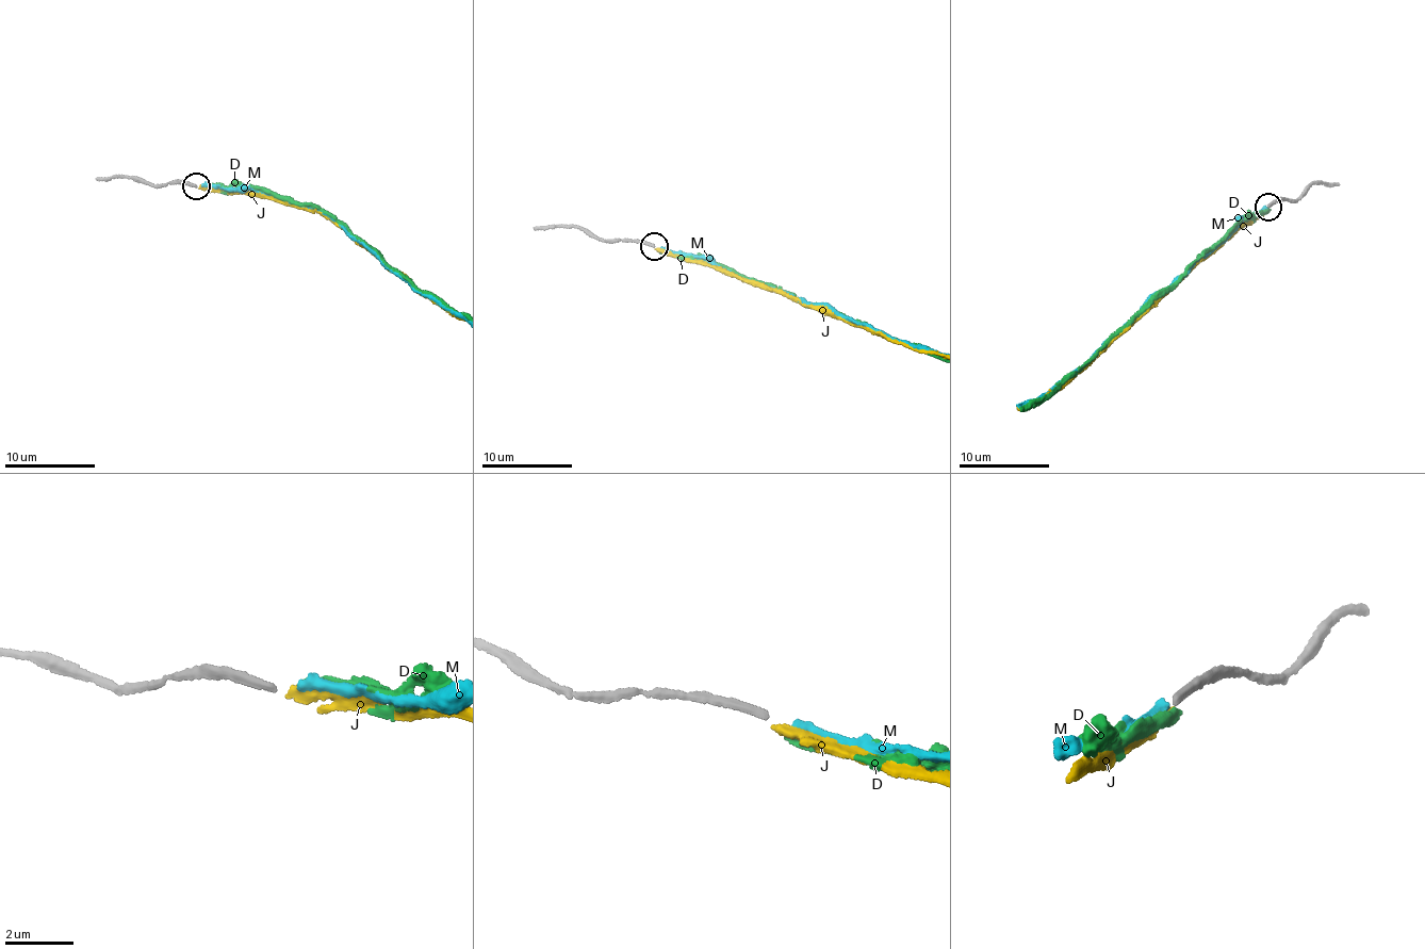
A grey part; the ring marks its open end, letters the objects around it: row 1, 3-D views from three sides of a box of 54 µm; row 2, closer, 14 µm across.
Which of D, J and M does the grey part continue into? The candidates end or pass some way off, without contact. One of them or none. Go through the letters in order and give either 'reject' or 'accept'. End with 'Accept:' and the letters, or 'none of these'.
D: reject
J: reject
M: reject
Accept: none of these

